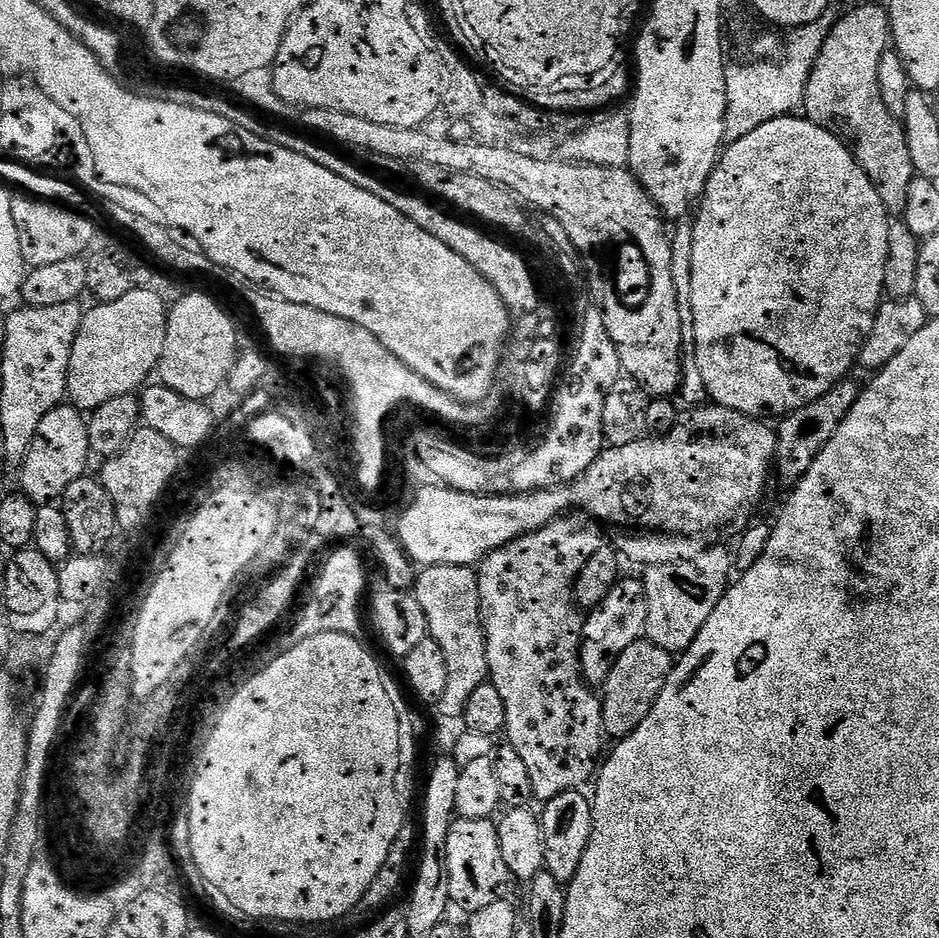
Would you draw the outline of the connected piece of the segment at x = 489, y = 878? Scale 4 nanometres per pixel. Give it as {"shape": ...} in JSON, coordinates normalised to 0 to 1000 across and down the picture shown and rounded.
{"shape":[[[486,872],[475,894],[475,923],[478,934],[478,957],[482,965],[495,968],[498,974],[512,972],[518,966],[529,963],[543,939],[537,918],[537,902],[527,873]]]}

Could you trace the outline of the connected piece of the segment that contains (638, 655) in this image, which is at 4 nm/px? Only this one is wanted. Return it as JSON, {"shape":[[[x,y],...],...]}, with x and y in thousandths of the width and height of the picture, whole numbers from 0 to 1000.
{"shape":[[[689,680],[675,684],[667,689],[667,693],[662,693],[658,703],[652,705],[650,719],[641,730],[643,779],[649,786],[667,786],[675,778],[679,778],[679,774],[684,774],[688,761],[692,761],[717,711],[717,696],[705,693]]]}

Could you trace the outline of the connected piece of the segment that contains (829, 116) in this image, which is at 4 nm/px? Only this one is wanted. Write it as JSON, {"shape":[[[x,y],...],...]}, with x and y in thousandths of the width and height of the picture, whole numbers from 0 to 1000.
{"shape":[[[920,4],[917,9],[909,10],[890,31],[885,31],[878,54],[869,67],[865,82],[862,83],[854,119],[859,127],[866,128],[868,132],[902,154],[918,181],[922,181],[927,194],[931,194],[947,227],[963,228],[966,224],[969,200],[978,187],[970,171],[969,156],[966,155],[964,133],[944,115],[939,96],[936,94],[936,67],[947,51],[948,22],[945,7],[937,5],[936,9],[933,4]]]}

